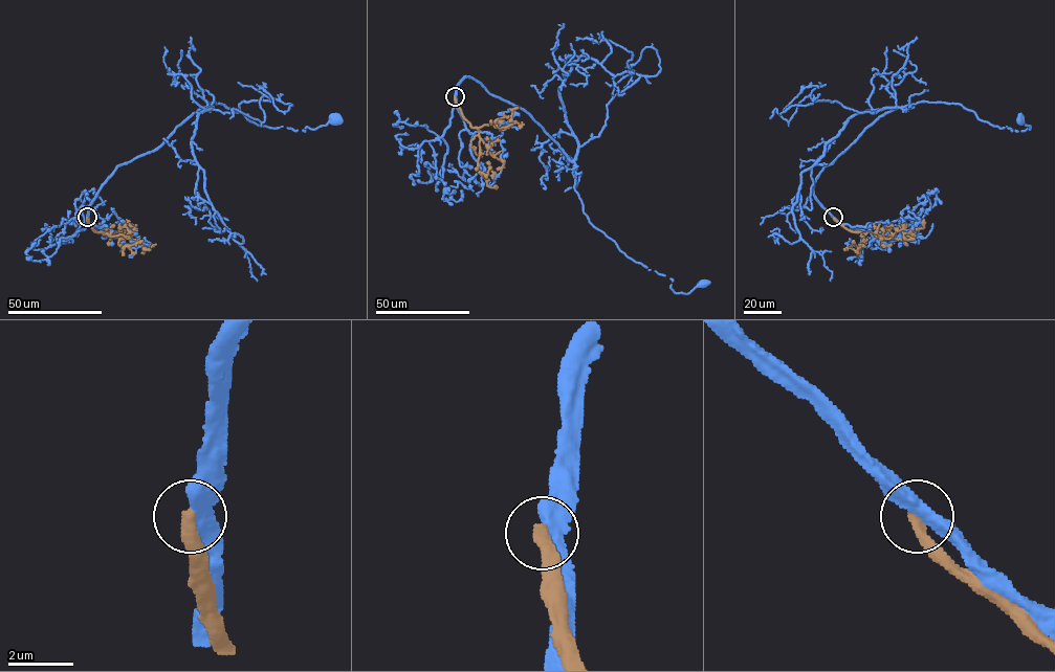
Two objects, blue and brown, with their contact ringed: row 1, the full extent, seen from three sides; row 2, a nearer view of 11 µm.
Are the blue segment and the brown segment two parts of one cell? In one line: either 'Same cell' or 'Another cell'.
Another cell

